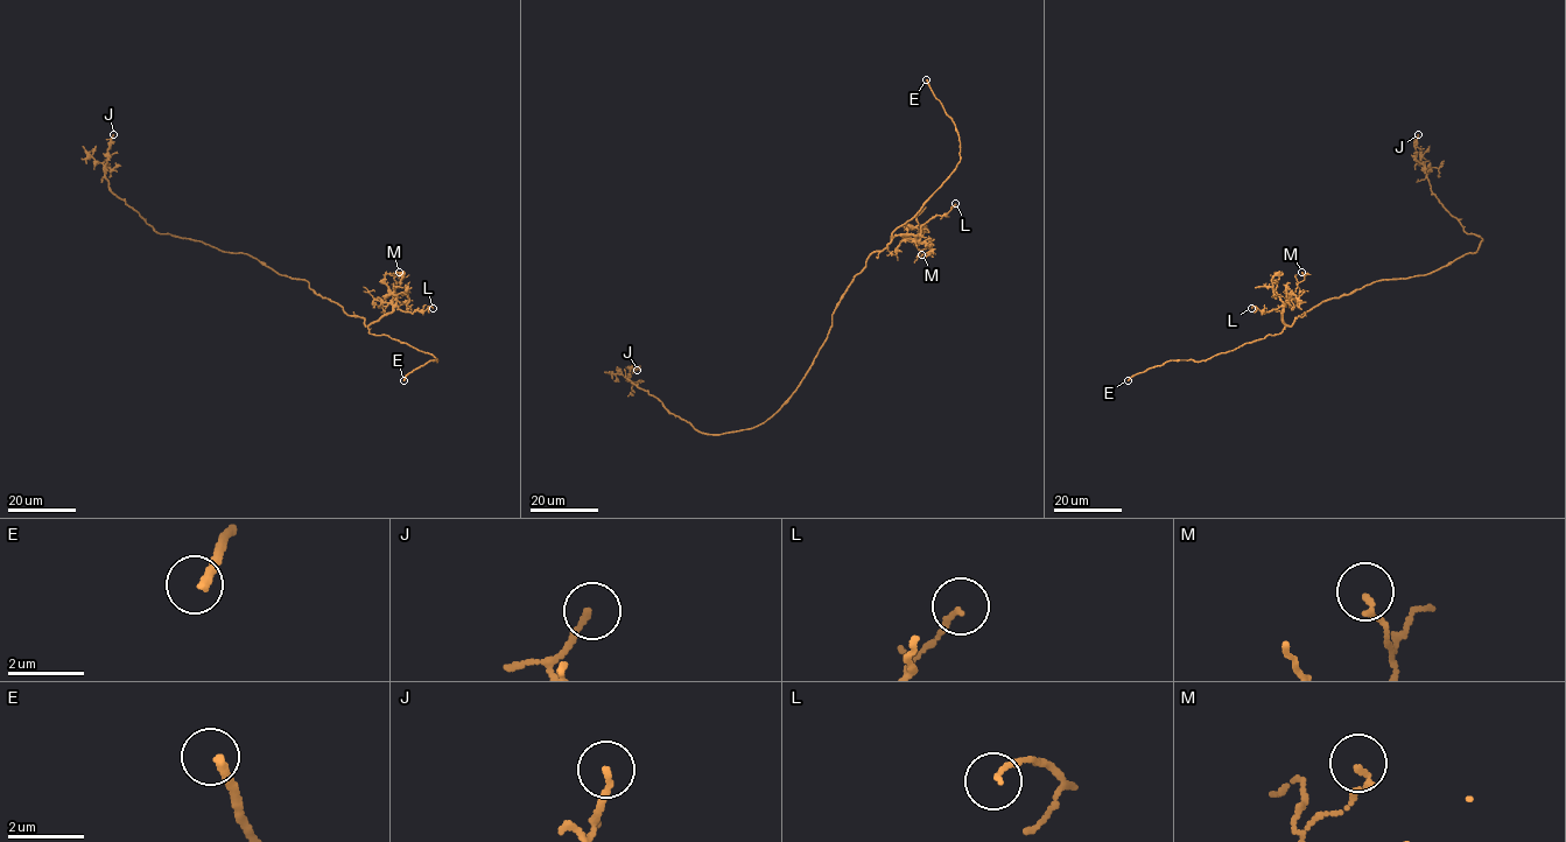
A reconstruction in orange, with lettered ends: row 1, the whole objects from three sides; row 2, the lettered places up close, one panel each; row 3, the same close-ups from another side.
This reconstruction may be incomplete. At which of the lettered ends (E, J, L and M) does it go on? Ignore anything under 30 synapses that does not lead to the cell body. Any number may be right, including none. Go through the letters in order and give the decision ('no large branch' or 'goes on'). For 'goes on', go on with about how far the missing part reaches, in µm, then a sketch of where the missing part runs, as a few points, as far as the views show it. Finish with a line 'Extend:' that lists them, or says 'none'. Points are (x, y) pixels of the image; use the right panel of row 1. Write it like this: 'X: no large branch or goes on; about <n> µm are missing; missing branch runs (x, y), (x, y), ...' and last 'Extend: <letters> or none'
E: goes on; about 3 µm are missing
J: no large branch
L: no large branch
M: no large branch
Extend: E

